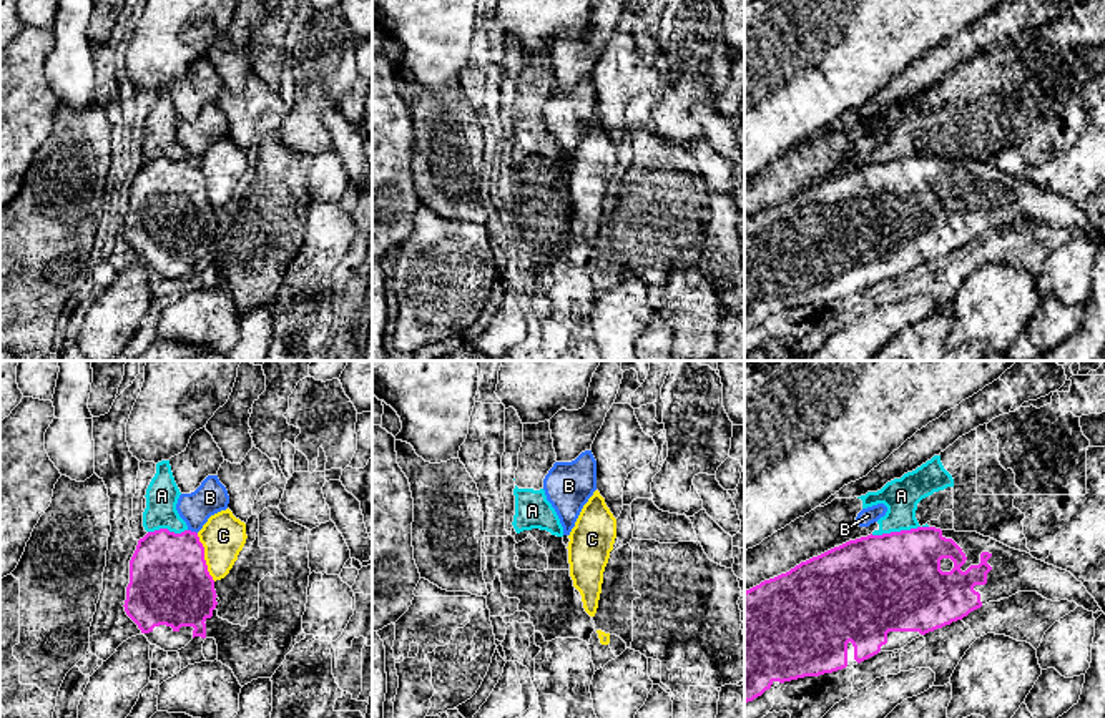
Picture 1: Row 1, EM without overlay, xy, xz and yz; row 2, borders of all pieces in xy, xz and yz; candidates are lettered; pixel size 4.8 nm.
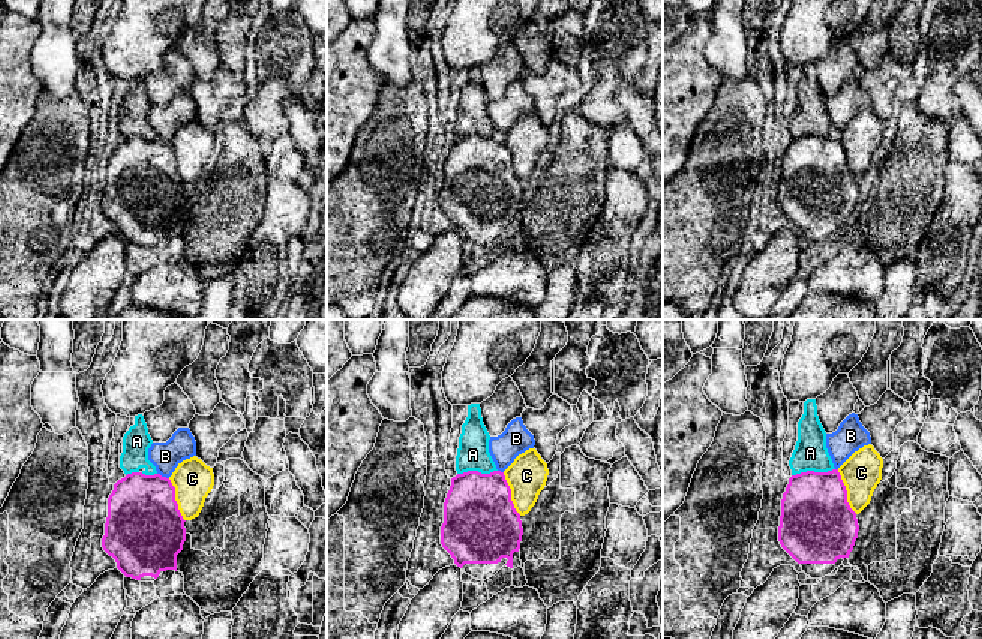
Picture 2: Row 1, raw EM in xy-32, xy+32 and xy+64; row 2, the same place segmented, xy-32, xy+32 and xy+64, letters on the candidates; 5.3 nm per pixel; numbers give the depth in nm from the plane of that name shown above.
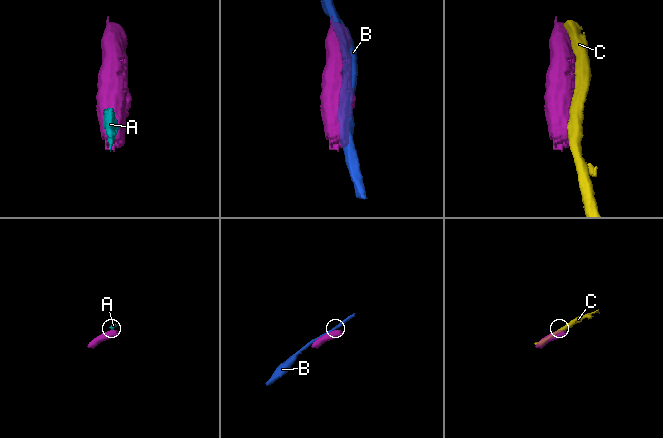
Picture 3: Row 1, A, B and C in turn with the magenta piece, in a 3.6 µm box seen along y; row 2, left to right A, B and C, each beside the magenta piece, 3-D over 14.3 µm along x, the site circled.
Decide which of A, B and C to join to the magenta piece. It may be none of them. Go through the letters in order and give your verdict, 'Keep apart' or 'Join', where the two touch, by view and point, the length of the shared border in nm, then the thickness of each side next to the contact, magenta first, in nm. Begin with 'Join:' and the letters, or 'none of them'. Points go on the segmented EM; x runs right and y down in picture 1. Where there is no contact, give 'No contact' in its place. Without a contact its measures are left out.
Join: none of them
A: Keep apart. Touches magenta at yz (894, 532). Shared border 240 nm. Thickness 480 nm (magenta) against 180 nm
B: Keep apart. Touches magenta at xy (193, 532). Shared border 50 nm. Thickness 380 nm (magenta) against 160 nm
C: Keep apart. Touches magenta at xy (203, 557). Shared border 240 nm. Thickness 380 nm (magenta) against 220 nm

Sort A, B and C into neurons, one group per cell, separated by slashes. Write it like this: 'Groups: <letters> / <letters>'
Groups: A / B / C

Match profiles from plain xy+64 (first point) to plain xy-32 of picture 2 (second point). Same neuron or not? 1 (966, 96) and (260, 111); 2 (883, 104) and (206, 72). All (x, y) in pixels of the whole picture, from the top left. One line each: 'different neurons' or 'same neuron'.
1: different neurons
2: different neurons

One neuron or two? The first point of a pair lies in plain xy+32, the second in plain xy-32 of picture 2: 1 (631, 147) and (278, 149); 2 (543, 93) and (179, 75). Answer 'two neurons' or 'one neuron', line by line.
1: one neuron
2: two neurons

